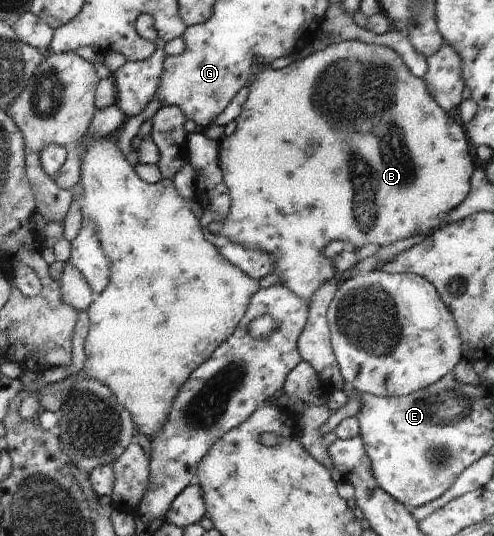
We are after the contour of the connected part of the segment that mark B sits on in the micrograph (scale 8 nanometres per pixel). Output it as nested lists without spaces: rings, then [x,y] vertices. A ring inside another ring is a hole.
[[[341,41],[319,51],[315,51],[311,53],[308,57],[299,59],[297,61],[293,61],[288,66],[275,70],[269,65],[262,66],[256,71],[256,74],[253,76],[252,80],[248,84],[249,94],[245,104],[243,105],[243,109],[239,116],[234,120],[236,124],[235,132],[227,138],[221,138],[219,146],[219,156],[218,163],[219,168],[222,170],[222,175],[224,178],[224,183],[227,185],[229,189],[229,196],[231,198],[231,206],[229,212],[227,212],[226,217],[223,220],[212,222],[208,227],[209,230],[218,237],[225,237],[227,240],[233,242],[233,244],[241,245],[244,249],[253,249],[256,251],[263,251],[264,253],[268,253],[272,256],[272,261],[274,262],[274,266],[272,268],[272,272],[275,277],[279,278],[280,282],[285,285],[289,290],[292,290],[297,296],[300,296],[307,304],[309,299],[313,296],[313,293],[316,290],[319,290],[322,285],[326,281],[330,281],[335,273],[335,264],[331,260],[331,257],[325,256],[324,248],[333,241],[343,241],[346,243],[350,243],[354,249],[358,250],[365,244],[379,244],[381,247],[388,247],[392,245],[394,242],[402,241],[408,239],[409,237],[415,235],[421,235],[426,237],[431,233],[435,232],[437,229],[444,227],[446,224],[443,223],[448,218],[448,214],[452,212],[452,210],[459,206],[464,200],[465,197],[469,194],[471,190],[471,177],[475,168],[475,160],[471,156],[471,152],[469,152],[469,140],[466,135],[465,126],[463,126],[459,121],[455,119],[454,116],[450,116],[446,110],[443,110],[433,97],[428,93],[426,89],[426,84],[422,78],[417,78],[408,68],[405,66],[405,62],[399,54],[397,54],[394,50],[390,48],[381,46],[381,45],[368,45],[359,41]],[[357,160],[361,160],[363,162],[363,170],[365,170],[365,174],[367,174],[367,186],[365,186],[365,180],[363,180],[363,186],[361,184],[357,184]]]

